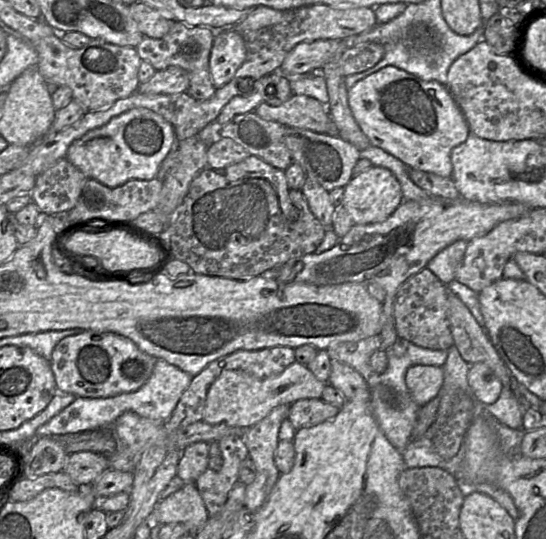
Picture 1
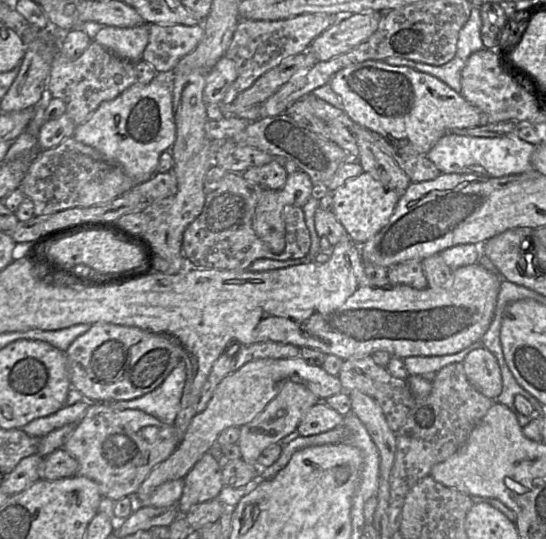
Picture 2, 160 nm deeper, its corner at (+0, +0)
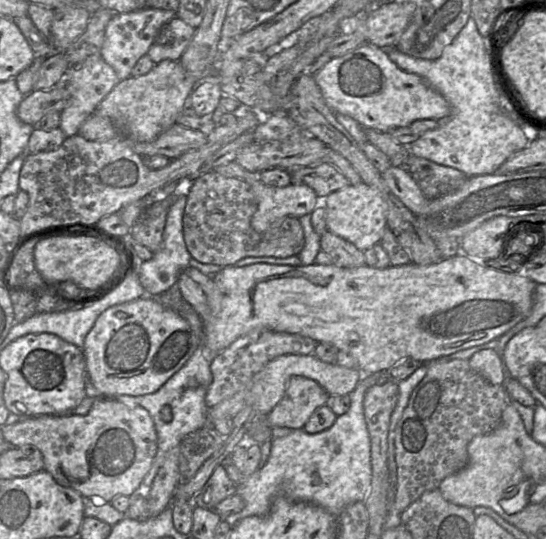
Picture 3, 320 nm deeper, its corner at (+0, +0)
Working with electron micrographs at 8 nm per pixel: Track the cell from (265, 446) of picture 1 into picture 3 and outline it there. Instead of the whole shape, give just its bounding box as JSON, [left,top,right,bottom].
[264,375,329,429]

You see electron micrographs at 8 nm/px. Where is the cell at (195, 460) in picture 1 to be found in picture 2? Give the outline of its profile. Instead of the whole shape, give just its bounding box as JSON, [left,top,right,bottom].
[177,452,224,516]

